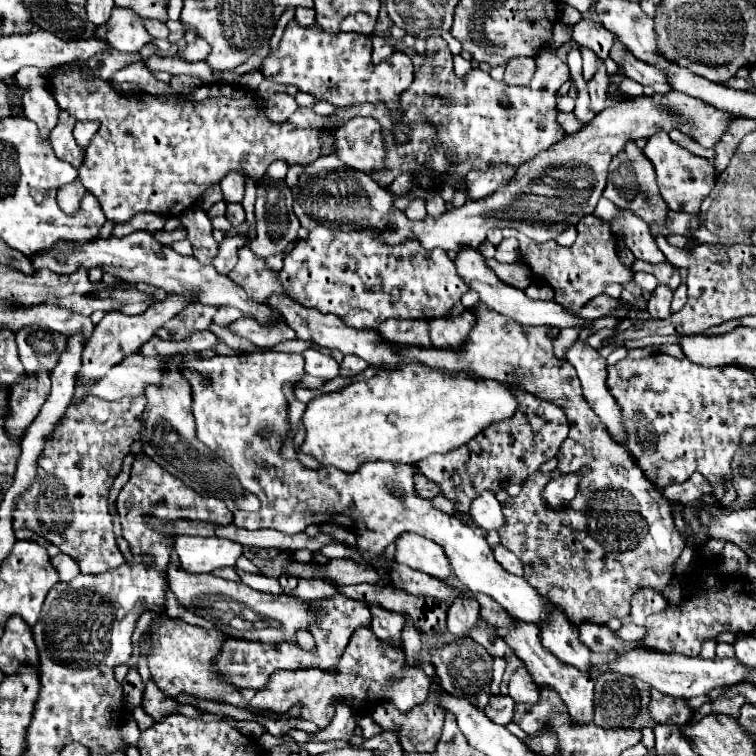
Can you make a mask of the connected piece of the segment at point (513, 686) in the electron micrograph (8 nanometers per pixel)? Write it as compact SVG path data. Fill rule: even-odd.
M523 666L517 668L509 680L509 696L515 702L527 702L527 704L539 702L539 688L535 686L535 682L531 682L531 676Z

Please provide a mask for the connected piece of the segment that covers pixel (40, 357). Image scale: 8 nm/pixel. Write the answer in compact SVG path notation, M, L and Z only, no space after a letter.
M21 328L15 334L15 340L19 346L19 358L33 378L37 378L37 372L43 368L53 370L61 352L67 348L67 338L63 338L63 334L45 328Z

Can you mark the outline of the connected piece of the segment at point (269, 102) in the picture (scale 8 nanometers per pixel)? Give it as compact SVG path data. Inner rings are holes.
M277 92L277 94L271 94L267 100L265 100L265 110L267 110L267 116L273 120L273 122L285 122L295 110L297 110L297 102L291 94L287 92Z

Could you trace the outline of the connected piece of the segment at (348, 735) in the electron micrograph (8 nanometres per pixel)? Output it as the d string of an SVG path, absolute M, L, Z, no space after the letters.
M338 698L336 702L335 716L332 722L317 733L311 733L311 740L315 740L315 742L326 742L329 740L349 742L354 736L357 724L356 711L350 708L341 698Z

